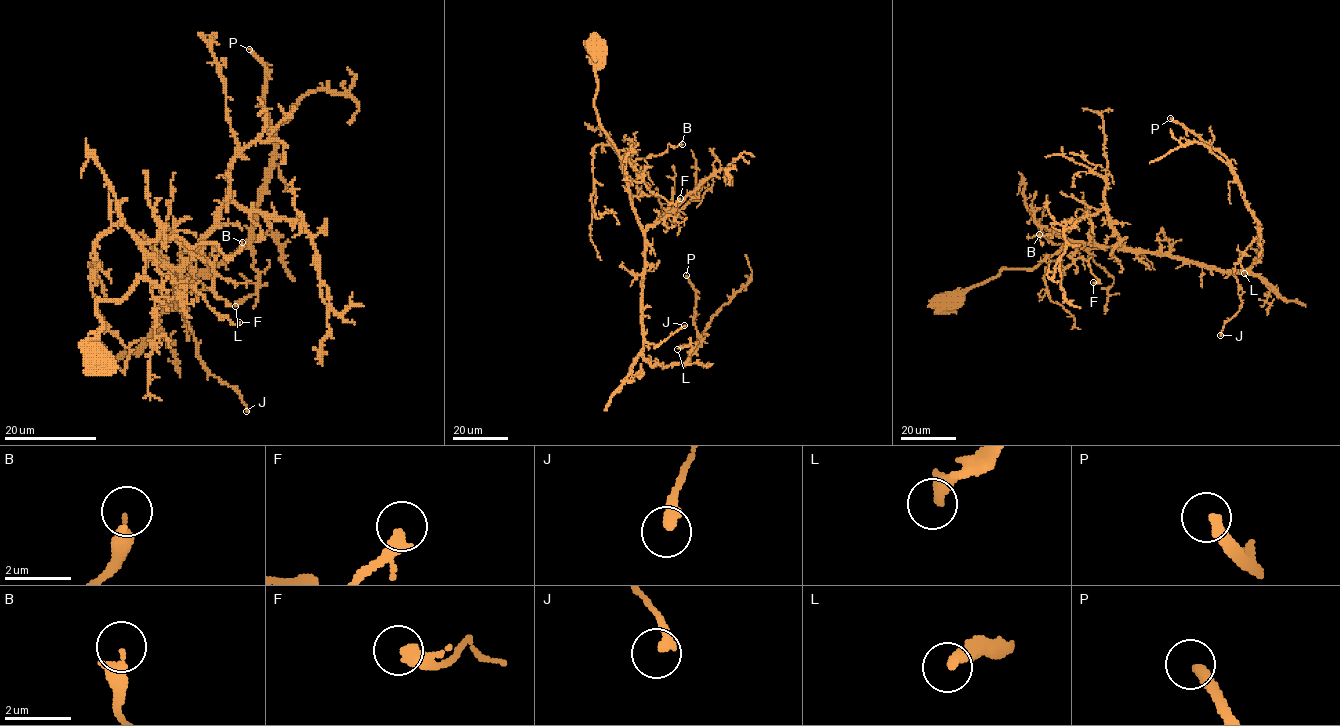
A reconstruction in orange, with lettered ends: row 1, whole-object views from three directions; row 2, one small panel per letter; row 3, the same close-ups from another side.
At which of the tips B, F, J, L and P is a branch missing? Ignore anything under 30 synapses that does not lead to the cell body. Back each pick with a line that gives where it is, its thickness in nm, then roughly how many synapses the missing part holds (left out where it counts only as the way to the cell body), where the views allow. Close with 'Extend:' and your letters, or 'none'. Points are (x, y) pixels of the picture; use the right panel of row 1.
P: at (1170, 118); 320 nm thick; about 80 synapses
Extend: P

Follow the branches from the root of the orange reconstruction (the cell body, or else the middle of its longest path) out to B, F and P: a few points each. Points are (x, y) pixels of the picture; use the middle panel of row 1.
B: (594, 48), (594, 106), (602, 129), (622, 161), (622, 170), (625, 160), (660, 155), (669, 144), (682, 144)
F: (594, 48), (594, 106), (622, 161), (625, 179), (641, 177), (668, 202), (680, 198)
P: (594, 48), (597, 120), (622, 161), (645, 240), (643, 357), (651, 365), (686, 364), (701, 342), (686, 275)

